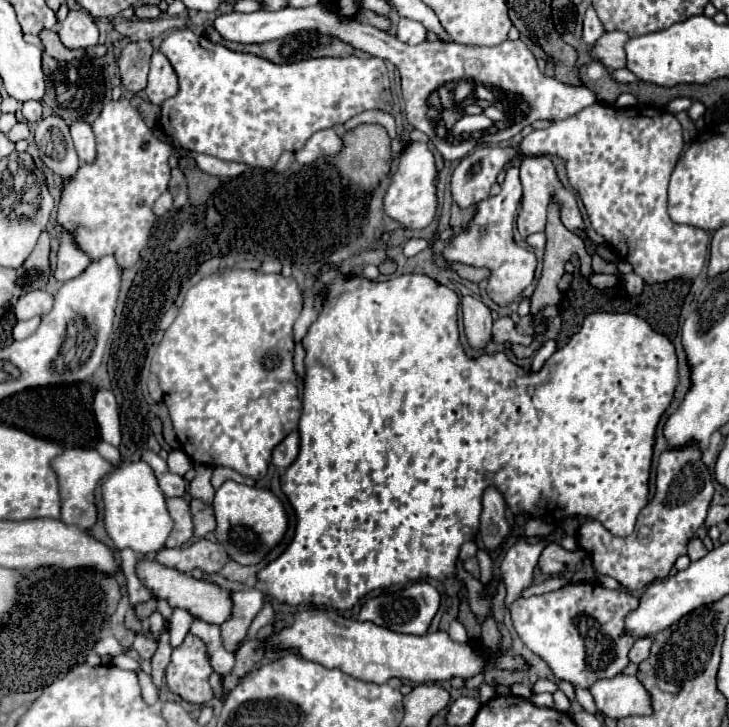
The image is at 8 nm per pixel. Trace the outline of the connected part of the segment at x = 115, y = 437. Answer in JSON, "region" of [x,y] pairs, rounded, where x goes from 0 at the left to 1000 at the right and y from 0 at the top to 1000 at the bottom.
{"region":[[[133,538],[128,552],[130,576],[136,582],[136,593],[141,607],[163,615],[166,612],[166,587],[163,587],[163,563],[158,543],[152,538]]]}

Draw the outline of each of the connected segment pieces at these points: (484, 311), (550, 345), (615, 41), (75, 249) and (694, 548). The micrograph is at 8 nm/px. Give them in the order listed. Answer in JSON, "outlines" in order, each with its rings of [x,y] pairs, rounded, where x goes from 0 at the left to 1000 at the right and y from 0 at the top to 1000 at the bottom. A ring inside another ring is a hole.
{"outlines":[[[[638,406],[632,411],[632,425],[635,425],[638,461],[641,461],[643,472],[652,480],[665,477],[665,472],[674,466],[674,450],[676,450],[674,425],[649,406]]],[[[756,466],[756,469],[748,469],[745,472],[745,477],[734,486],[734,491],[731,491],[731,502],[728,502],[728,508],[731,510],[737,510],[737,508],[742,508],[742,502],[759,488],[764,483],[764,472]]],[[[855,43],[830,45],[813,65],[813,78],[822,81],[835,98],[855,95],[860,89],[860,76],[855,73],[855,62],[863,56],[863,48]]],[[[86,318],[81,348],[78,348],[75,381],[81,387],[95,387],[95,384],[106,381],[108,376],[114,376],[117,367],[122,365],[122,359],[125,356],[119,354],[119,348],[114,348],[114,343],[108,343],[108,337],[103,337],[103,326],[97,326],[97,320]]],[[[951,739],[951,741],[945,744],[945,750],[942,750],[942,763],[948,766],[948,772],[956,772],[956,769],[962,769],[962,766],[970,763],[970,755],[967,755],[967,750],[962,747],[962,741]]]]}

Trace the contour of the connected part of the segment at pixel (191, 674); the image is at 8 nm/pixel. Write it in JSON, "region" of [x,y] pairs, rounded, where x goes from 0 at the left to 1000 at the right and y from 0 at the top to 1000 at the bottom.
{"region":[[[259,871],[251,887],[237,893],[226,937],[237,953],[248,956],[248,961],[281,970],[292,961],[292,948],[287,942],[289,926],[292,920],[281,898],[281,884]]]}

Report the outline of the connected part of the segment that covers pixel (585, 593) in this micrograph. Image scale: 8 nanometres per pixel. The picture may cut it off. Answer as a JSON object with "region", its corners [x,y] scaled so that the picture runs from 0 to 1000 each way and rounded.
{"region":[[[783,802],[775,810],[745,816],[739,821],[726,824],[709,824],[704,827],[701,851],[704,860],[715,876],[715,882],[739,901],[759,923],[759,928],[770,937],[781,937],[789,945],[811,948],[811,942],[822,934],[838,934],[857,923],[863,915],[863,895],[871,884],[871,876],[860,871],[857,865],[857,849],[863,840],[871,840],[877,835],[877,821],[868,821],[866,816],[846,810],[846,813],[830,813],[824,802]]]}

